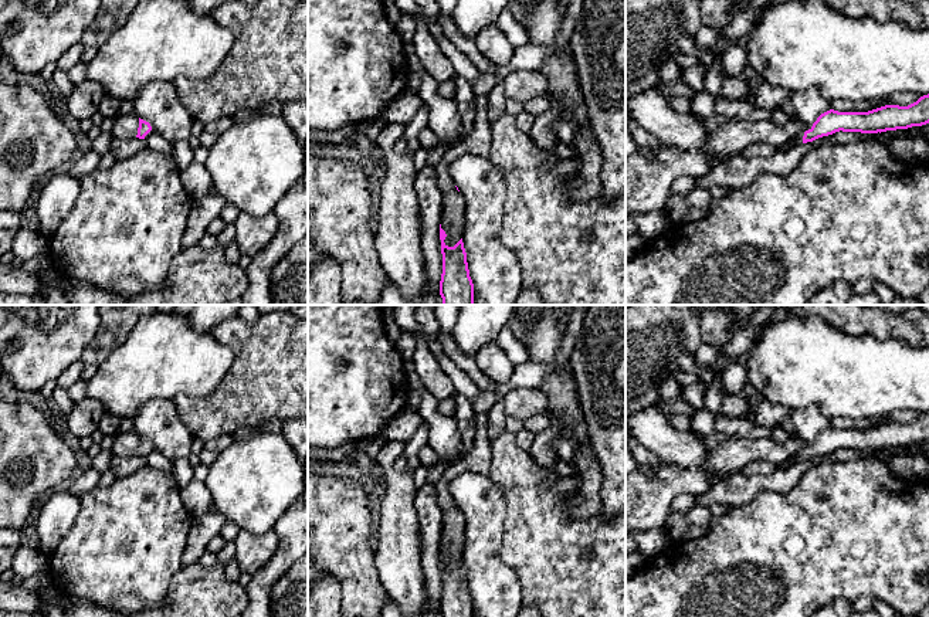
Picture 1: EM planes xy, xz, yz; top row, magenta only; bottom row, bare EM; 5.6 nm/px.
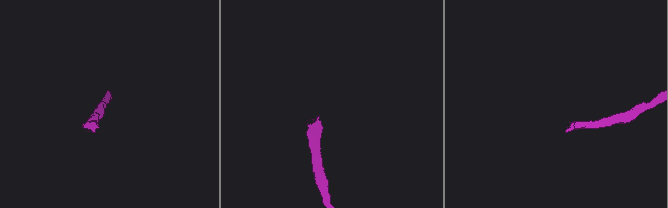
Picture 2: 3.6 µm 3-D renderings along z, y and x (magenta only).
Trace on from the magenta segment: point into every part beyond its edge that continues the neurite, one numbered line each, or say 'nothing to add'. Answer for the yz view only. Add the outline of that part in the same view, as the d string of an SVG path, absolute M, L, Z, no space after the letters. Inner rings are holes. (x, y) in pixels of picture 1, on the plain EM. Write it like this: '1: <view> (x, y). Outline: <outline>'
1: yz (650, 490). Outline: M790 435L784 444L772 438L729 438L711 450L698 467L685 468L667 461L658 465L638 465L634 472L625 475L625 528L664 528L674 498L681 494L705 494L712 475L729 477L760 460L774 465L793 465L803 461L808 447L811 445L796 435Z

